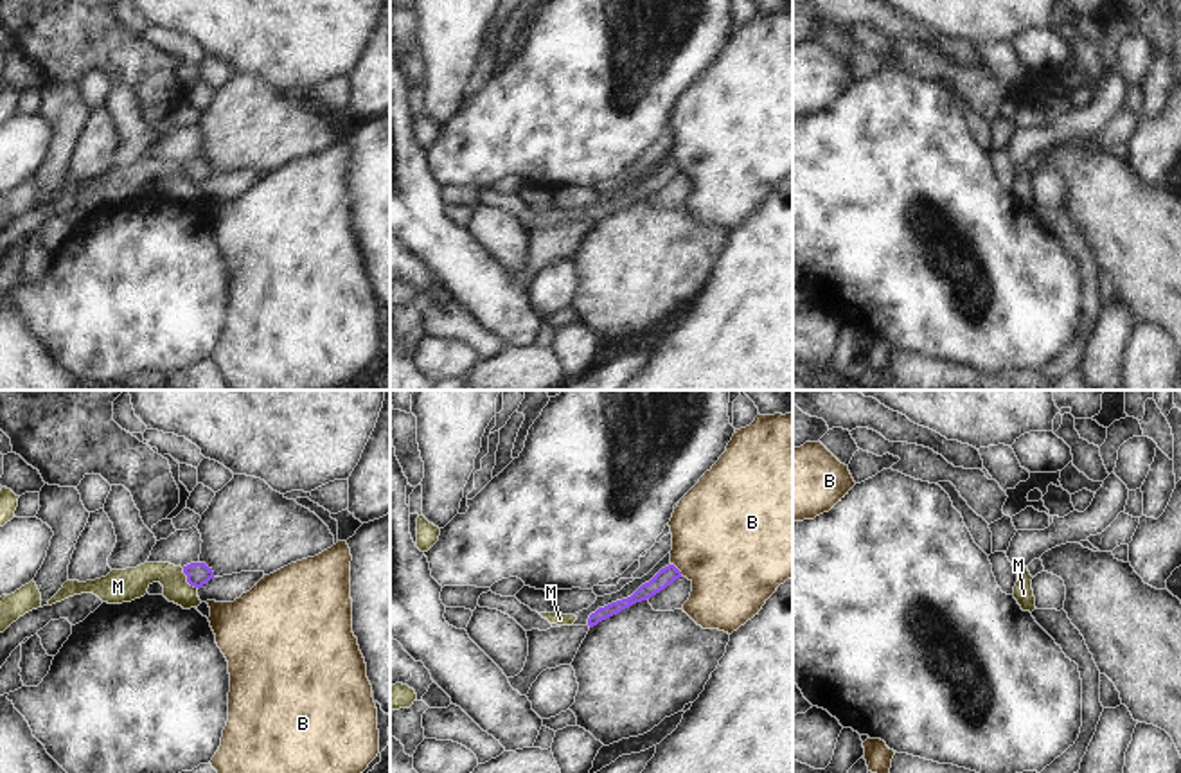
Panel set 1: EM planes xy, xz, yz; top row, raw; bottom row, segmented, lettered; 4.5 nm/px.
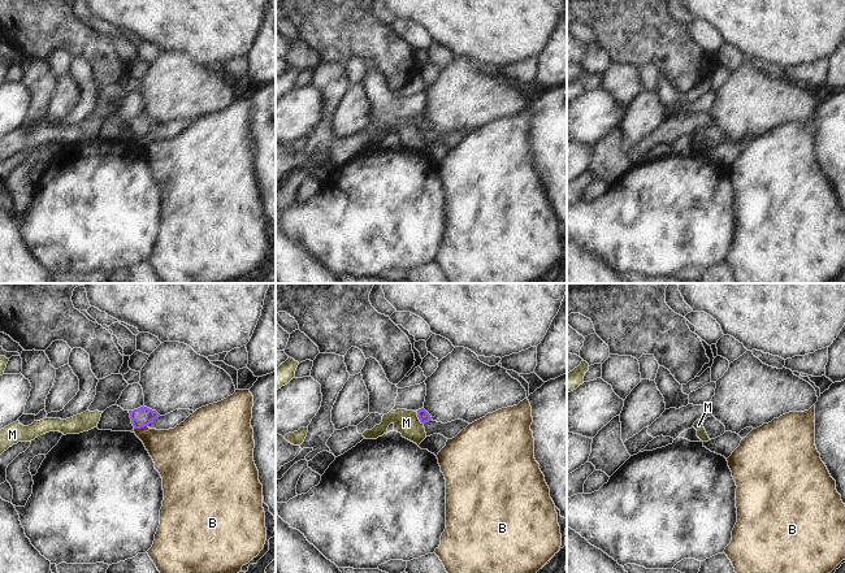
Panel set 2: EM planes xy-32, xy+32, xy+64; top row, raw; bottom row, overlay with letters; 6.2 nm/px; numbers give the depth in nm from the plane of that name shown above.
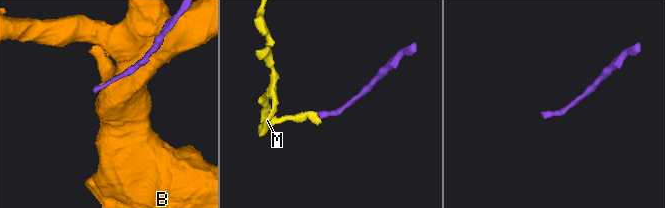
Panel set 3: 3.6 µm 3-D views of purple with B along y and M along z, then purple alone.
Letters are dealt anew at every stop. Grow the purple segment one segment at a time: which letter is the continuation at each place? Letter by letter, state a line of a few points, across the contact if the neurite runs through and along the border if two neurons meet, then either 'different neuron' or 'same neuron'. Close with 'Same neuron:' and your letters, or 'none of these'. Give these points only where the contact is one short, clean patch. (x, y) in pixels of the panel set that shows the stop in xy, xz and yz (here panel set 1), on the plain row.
B: different neuron
M: xy (182, 166), (187, 178), (196, 186) | different neuron
Same neuron: none of these

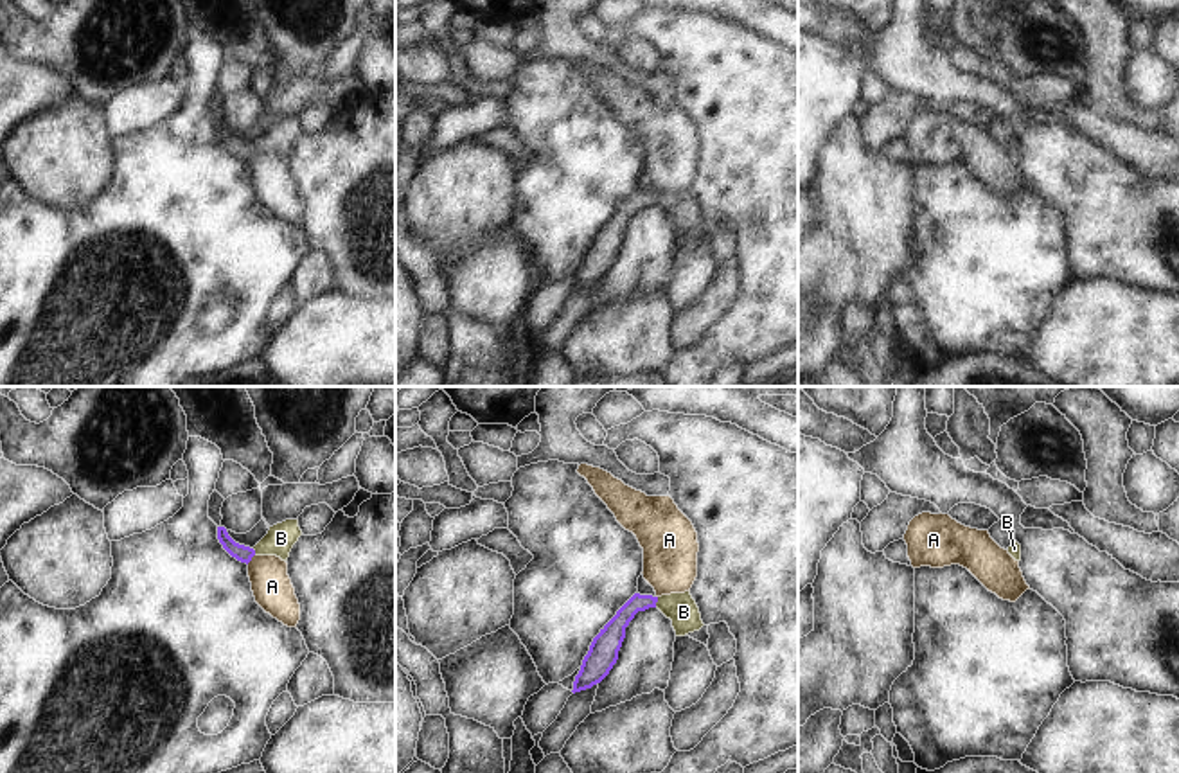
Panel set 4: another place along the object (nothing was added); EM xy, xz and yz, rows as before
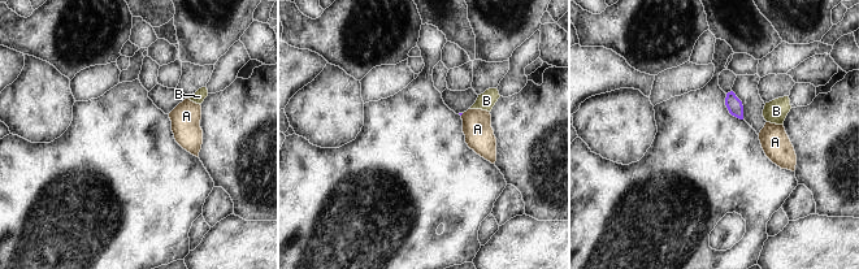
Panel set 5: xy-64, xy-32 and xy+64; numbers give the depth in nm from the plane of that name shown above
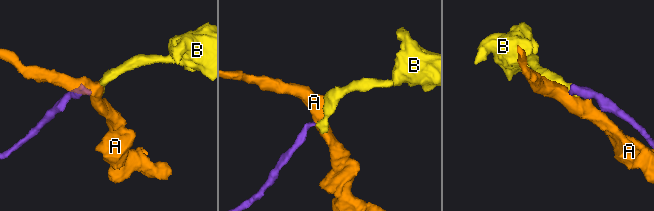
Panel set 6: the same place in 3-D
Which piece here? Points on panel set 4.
A: xy (254, 151), (247, 160) | different neuron
B: xz (613, 231), (638, 200), (656, 198), (678, 204), (683, 209) | same neuron
Same neuron: B

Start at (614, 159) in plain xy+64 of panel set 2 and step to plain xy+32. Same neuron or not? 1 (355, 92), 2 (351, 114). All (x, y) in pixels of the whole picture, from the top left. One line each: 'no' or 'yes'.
1: no
2: no

